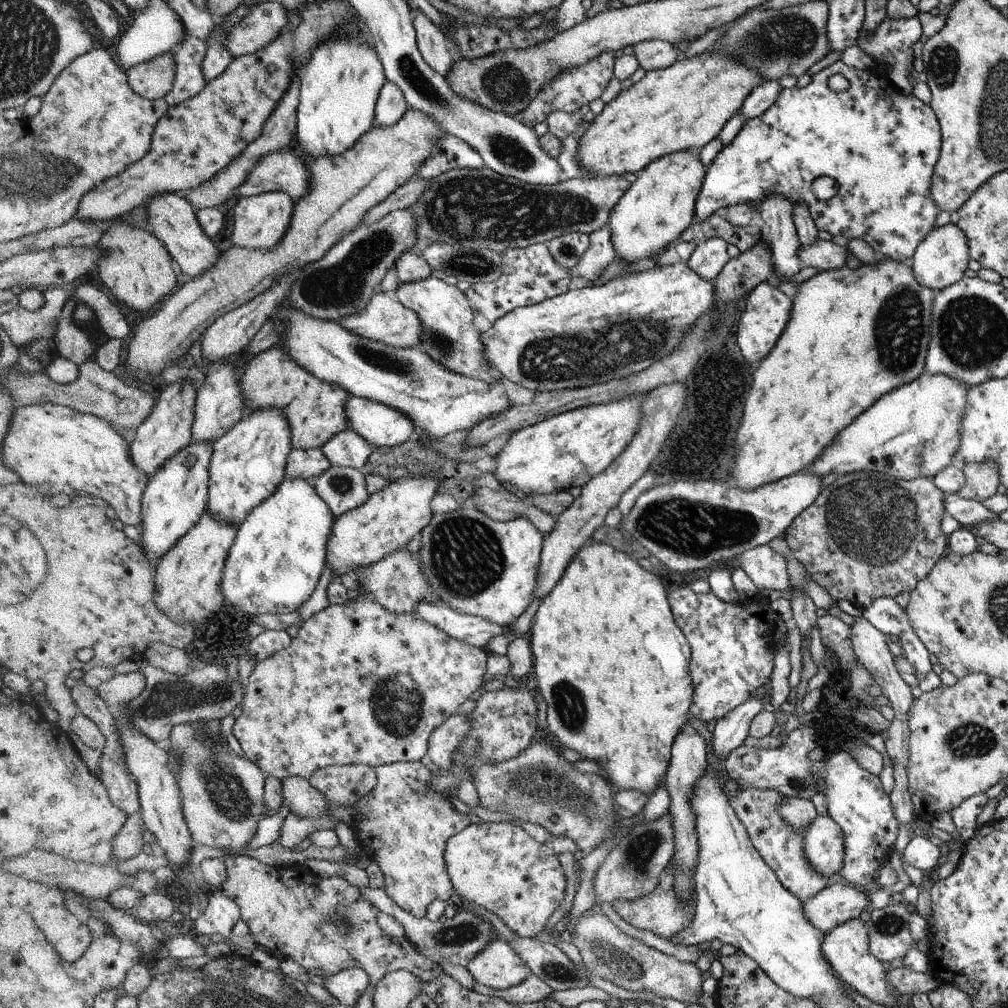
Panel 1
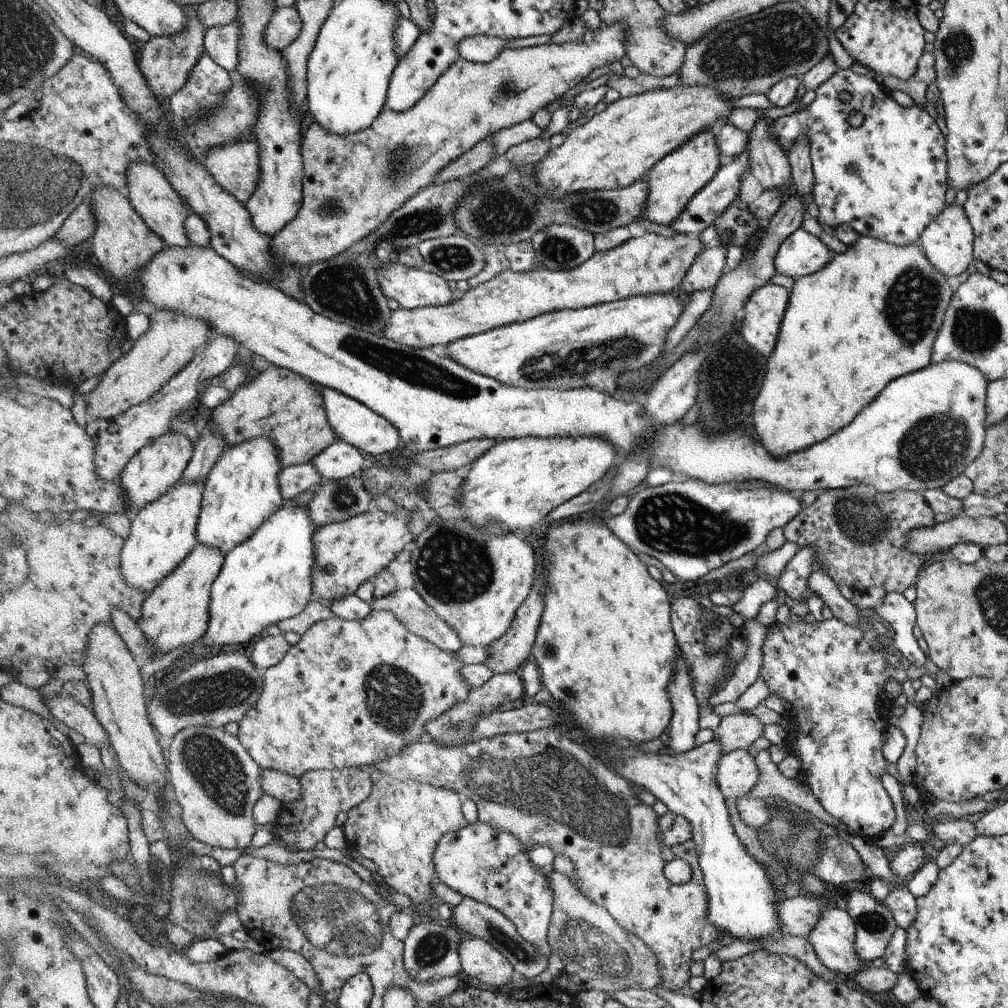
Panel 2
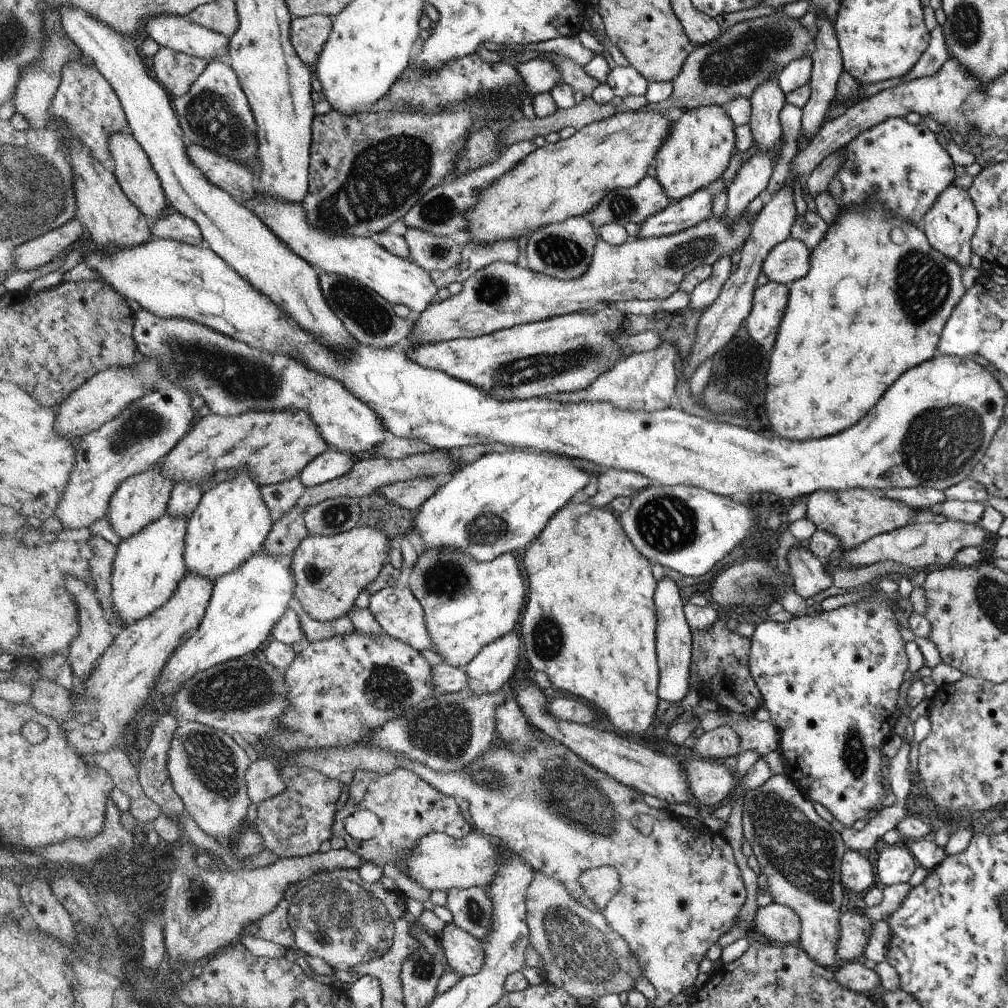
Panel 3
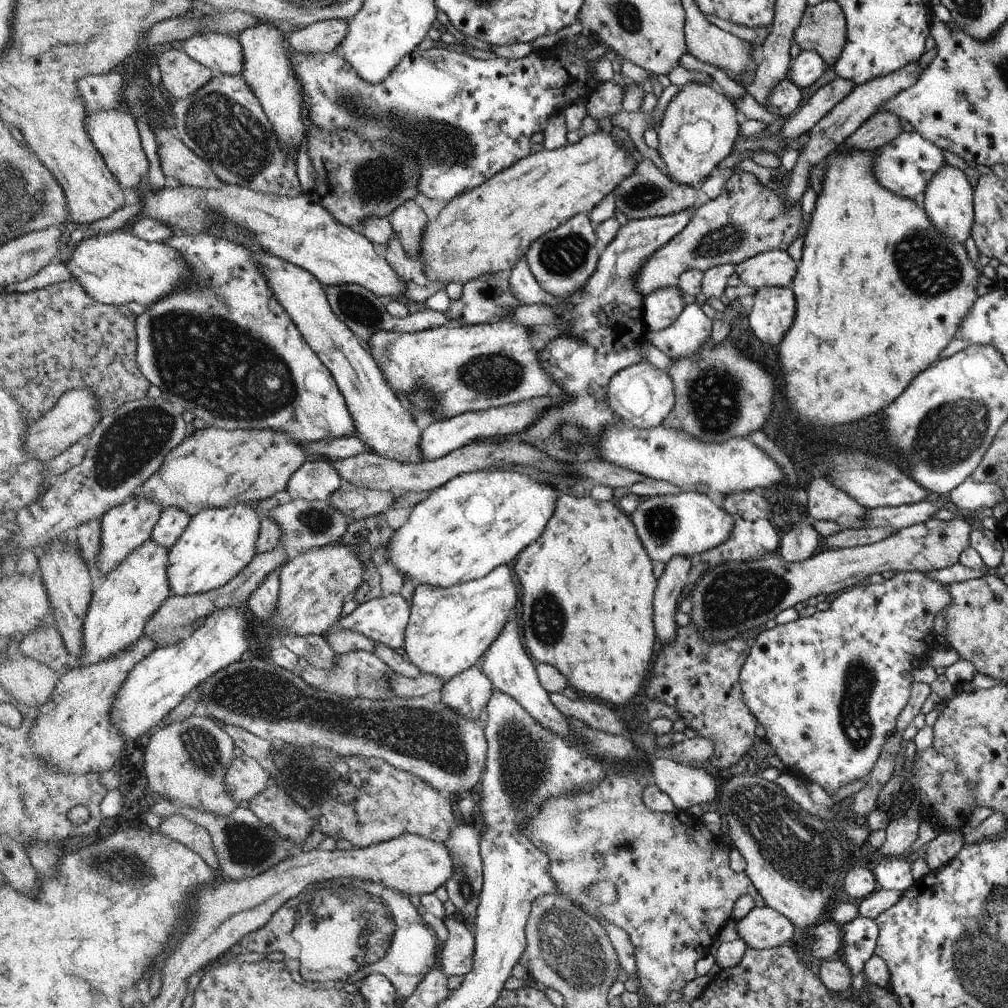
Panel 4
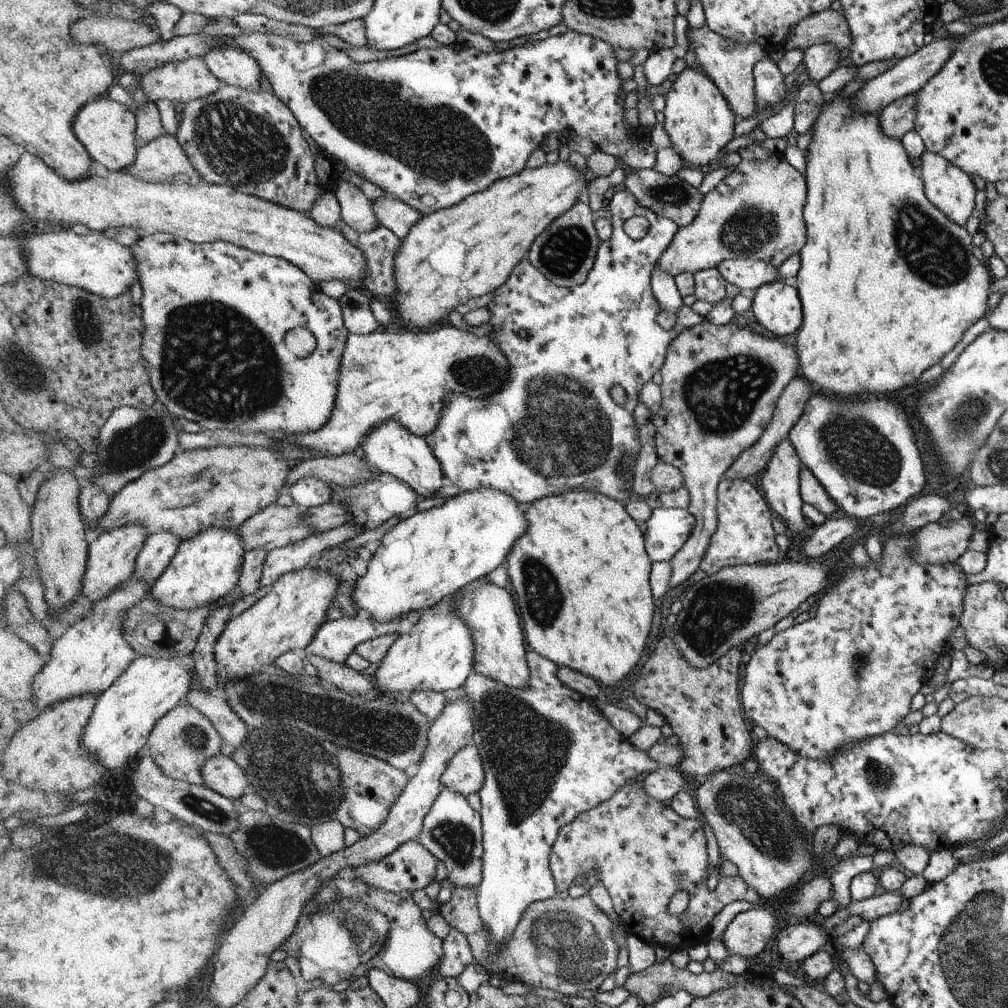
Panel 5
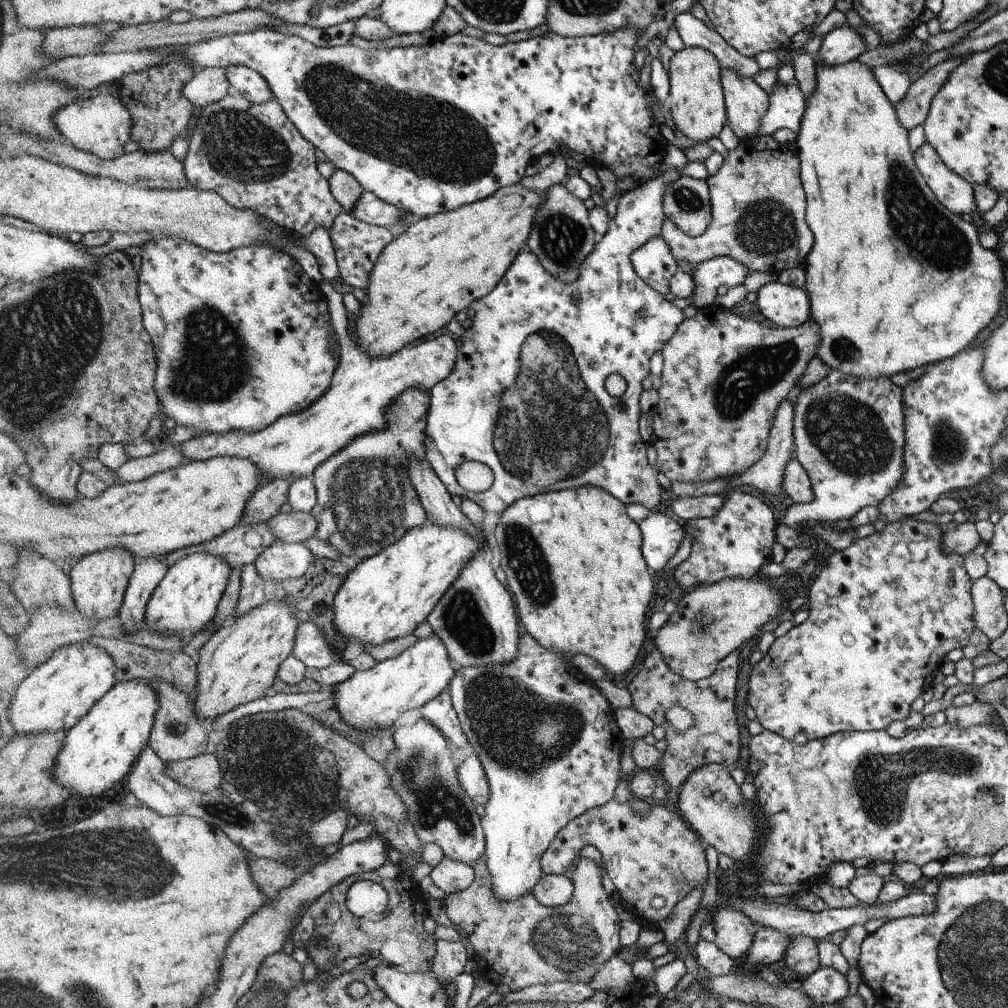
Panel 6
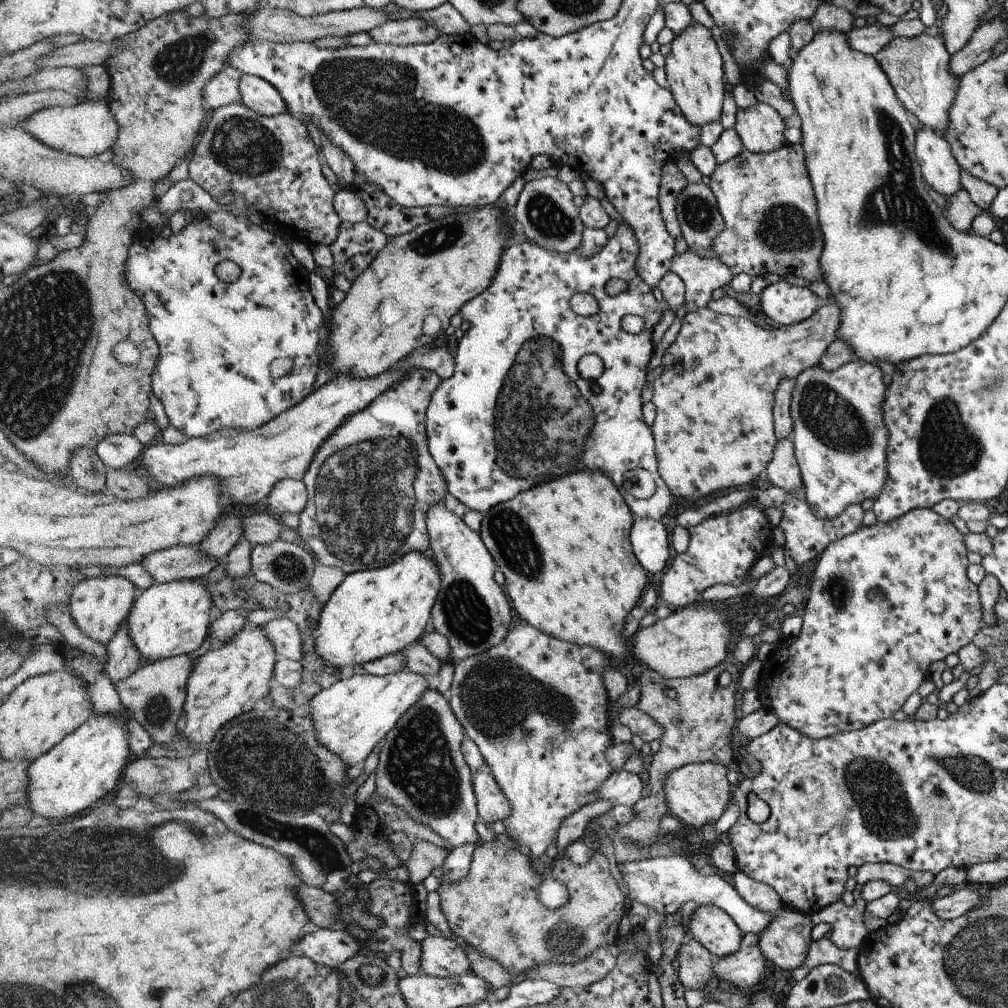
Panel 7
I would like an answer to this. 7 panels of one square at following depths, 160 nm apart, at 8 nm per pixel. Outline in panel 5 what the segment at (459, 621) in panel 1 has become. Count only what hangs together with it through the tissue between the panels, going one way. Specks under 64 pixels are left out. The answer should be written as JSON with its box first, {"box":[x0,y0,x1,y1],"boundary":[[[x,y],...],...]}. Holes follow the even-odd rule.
{"box":[300,614,402,665],"boundary":[[[357,614],[352,618],[342,617],[335,621],[323,622],[314,640],[306,645],[300,654],[308,657],[316,655],[342,665],[361,642],[375,639],[380,635],[400,634],[397,628],[401,620],[402,618],[379,623],[369,616]]]}

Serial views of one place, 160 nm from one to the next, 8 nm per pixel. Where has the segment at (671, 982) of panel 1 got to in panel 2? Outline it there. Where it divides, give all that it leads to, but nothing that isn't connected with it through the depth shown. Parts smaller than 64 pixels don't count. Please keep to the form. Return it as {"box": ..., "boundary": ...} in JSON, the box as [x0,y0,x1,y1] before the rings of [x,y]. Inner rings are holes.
{"box":[544,867,662,991],"boundary":[[[549,867],[544,869],[554,891],[554,908],[551,914],[548,940],[552,950],[564,963],[568,976],[584,978],[600,990],[610,991],[608,986],[617,990],[643,988],[653,990],[662,982],[662,970],[649,946],[636,935],[625,931],[613,918],[609,910],[598,906],[583,895],[575,885],[559,871]]]}

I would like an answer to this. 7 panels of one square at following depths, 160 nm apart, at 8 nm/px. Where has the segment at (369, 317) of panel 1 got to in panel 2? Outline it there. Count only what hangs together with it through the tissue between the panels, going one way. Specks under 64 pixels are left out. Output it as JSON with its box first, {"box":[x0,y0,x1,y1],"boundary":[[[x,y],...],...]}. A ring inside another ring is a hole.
{"box":[384,233,705,349],"boundary":[[[642,233],[641,237],[630,237],[624,244],[615,246],[607,251],[595,251],[586,262],[573,269],[551,271],[538,264],[534,270],[516,272],[506,269],[493,276],[489,281],[471,287],[449,305],[423,306],[415,309],[399,307],[391,314],[389,325],[384,336],[406,345],[411,349],[430,349],[436,344],[450,344],[464,337],[471,337],[501,326],[532,320],[538,315],[559,310],[576,310],[597,304],[611,303],[622,299],[629,299],[640,295],[667,295],[676,292],[683,282],[683,278],[690,272],[695,258],[703,253],[705,248],[698,234],[689,235],[676,233],[673,236],[663,236],[655,233]]]}

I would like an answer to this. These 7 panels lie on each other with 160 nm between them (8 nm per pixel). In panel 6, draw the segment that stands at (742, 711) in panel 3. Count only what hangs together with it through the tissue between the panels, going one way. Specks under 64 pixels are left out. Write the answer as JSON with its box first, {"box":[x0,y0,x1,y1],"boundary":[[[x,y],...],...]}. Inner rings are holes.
{"box":[627,649,740,790],"boundary":[[[654,649],[642,664],[642,670],[634,676],[627,689],[633,698],[632,708],[653,720],[655,726],[665,730],[667,748],[661,756],[656,772],[665,784],[679,790],[690,774],[704,765],[720,763],[733,768],[740,756],[740,730],[734,712],[736,678],[738,678],[739,649],[732,651],[719,662],[714,673],[705,679],[692,681],[676,674],[666,664],[658,649]],[[680,705],[692,712],[694,725],[686,731],[677,732],[666,721],[665,711]]]}

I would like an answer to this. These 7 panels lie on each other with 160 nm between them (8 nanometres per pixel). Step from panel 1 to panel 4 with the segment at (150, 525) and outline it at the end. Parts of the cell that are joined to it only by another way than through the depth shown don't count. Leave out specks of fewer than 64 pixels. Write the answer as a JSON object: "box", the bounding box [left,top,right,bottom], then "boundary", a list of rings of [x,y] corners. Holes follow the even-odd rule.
{"box":[72,539,173,668],"boundary":[[[150,539],[105,578],[103,585],[95,592],[95,600],[87,616],[84,629],[87,649],[84,649],[79,660],[74,658],[72,668],[112,660],[140,642],[151,618],[173,595],[170,564],[171,552]]]}

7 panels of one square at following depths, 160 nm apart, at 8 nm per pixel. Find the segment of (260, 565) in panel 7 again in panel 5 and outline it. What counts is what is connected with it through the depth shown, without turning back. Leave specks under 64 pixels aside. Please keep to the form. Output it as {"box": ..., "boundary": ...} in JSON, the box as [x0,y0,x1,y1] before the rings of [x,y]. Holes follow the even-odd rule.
{"box":[261,523,363,586],"boundary":[[[346,523],[268,551],[261,572],[261,586],[275,584],[287,572],[304,569],[314,554],[330,550],[362,532],[363,529]]]}

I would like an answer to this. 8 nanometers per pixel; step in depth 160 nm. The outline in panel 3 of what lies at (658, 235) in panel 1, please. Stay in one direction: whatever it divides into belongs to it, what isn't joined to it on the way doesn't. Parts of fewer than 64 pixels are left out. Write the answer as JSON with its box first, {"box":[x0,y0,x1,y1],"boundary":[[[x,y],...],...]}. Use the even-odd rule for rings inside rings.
{"box":[655,104,737,202],"boundary":[[[717,104],[679,111],[672,118],[672,122],[674,126],[670,137],[656,154],[655,161],[656,178],[667,191],[667,195],[676,202],[690,197],[724,174],[737,138],[734,138],[735,121]]]}

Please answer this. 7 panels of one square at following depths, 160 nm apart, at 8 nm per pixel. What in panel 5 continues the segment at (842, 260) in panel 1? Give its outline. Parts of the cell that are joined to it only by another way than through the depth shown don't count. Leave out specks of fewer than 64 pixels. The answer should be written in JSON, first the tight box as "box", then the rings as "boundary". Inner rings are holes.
{"box":[718,259,780,293],"boundary":[[[728,259],[720,262],[718,272],[726,283],[734,284],[743,293],[754,293],[760,286],[780,280],[779,267],[753,259]]]}

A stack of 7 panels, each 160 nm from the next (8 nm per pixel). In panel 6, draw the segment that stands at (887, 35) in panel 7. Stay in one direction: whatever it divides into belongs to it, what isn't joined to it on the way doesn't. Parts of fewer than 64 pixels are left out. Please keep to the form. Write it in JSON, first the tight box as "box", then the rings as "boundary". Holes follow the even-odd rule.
{"box":[814,24,867,65],"boundary":[[[844,24],[824,36],[814,60],[823,65],[837,65],[856,60],[867,51],[866,38],[867,36],[861,35],[852,26]]]}

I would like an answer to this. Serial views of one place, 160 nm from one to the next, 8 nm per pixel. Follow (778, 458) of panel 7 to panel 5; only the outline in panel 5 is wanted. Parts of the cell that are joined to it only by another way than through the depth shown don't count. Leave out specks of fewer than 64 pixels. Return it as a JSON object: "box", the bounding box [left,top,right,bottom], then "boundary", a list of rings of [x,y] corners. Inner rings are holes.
{"box":[799,467,841,518],"boundary":[[[803,467],[800,472],[799,486],[803,503],[813,506],[827,518],[841,515],[840,506],[838,506],[833,497],[824,490],[824,486],[808,468]]]}

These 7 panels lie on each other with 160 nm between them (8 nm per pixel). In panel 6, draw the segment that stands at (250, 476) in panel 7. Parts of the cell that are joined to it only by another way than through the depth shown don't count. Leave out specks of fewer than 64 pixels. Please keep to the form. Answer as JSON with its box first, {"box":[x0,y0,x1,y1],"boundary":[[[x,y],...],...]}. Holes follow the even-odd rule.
{"box":[176,277,460,480],"boundary":[[[324,277],[319,279],[324,290],[327,308],[340,350],[339,364],[328,392],[307,409],[279,418],[261,431],[246,434],[234,431],[226,434],[197,435],[176,444],[188,462],[207,461],[216,457],[250,459],[262,472],[264,480],[310,477],[324,461],[351,444],[364,433],[373,433],[387,425],[386,414],[391,402],[399,400],[406,390],[421,388],[429,392],[455,370],[460,346],[449,335],[432,338],[428,342],[406,345],[398,353],[376,358],[356,342],[350,331],[350,318],[338,293]]]}

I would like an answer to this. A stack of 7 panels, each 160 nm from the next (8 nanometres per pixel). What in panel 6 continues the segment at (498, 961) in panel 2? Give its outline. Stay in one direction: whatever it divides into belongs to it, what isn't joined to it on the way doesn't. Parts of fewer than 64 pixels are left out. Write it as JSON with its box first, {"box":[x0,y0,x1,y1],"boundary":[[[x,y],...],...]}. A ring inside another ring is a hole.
{"box":[430,939,468,986],"boundary":[[[435,939],[436,954],[431,960],[430,970],[440,982],[448,982],[451,986],[456,976],[460,976],[466,968],[468,956],[466,947],[458,942]]]}

